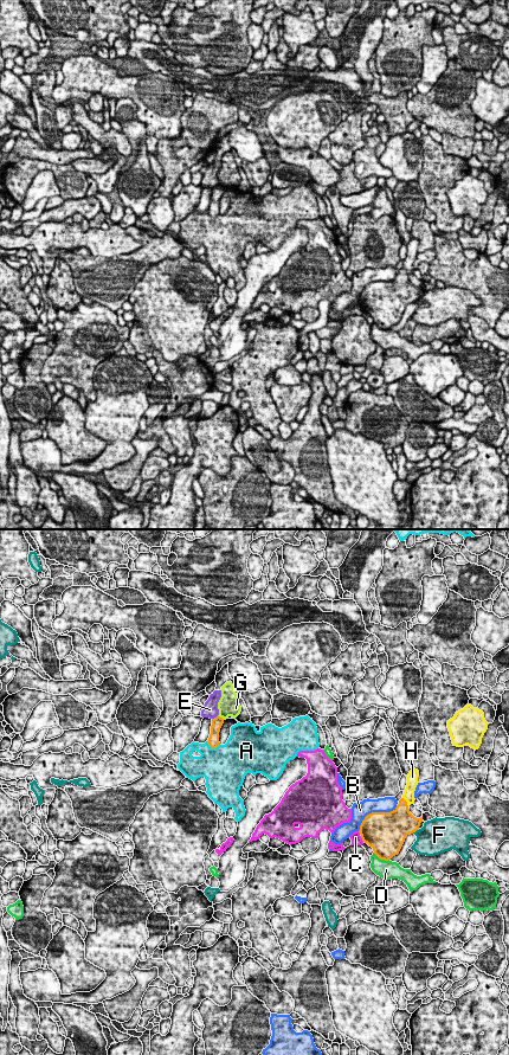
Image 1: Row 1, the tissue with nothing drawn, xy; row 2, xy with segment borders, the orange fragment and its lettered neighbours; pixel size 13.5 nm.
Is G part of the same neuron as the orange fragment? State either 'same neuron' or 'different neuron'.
different neuron

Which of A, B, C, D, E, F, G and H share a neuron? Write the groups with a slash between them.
A / B / C / D / E / F / G / H

